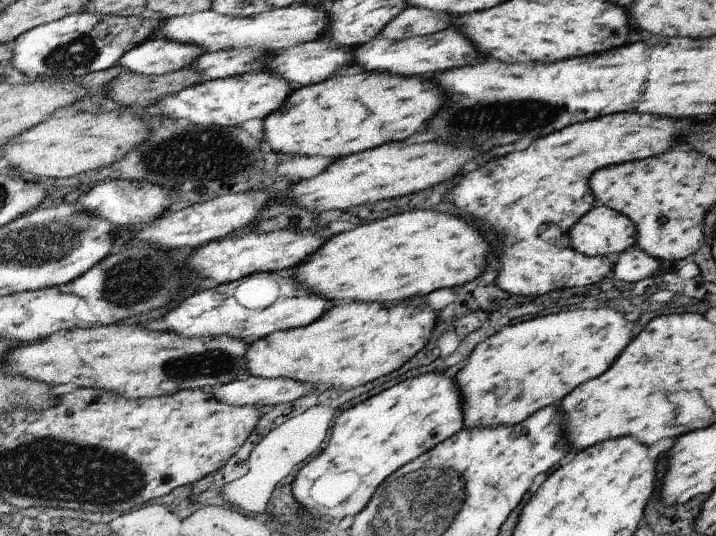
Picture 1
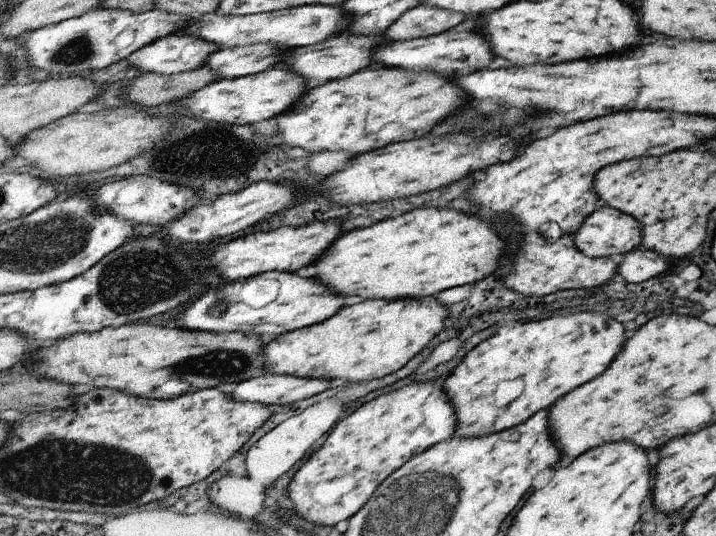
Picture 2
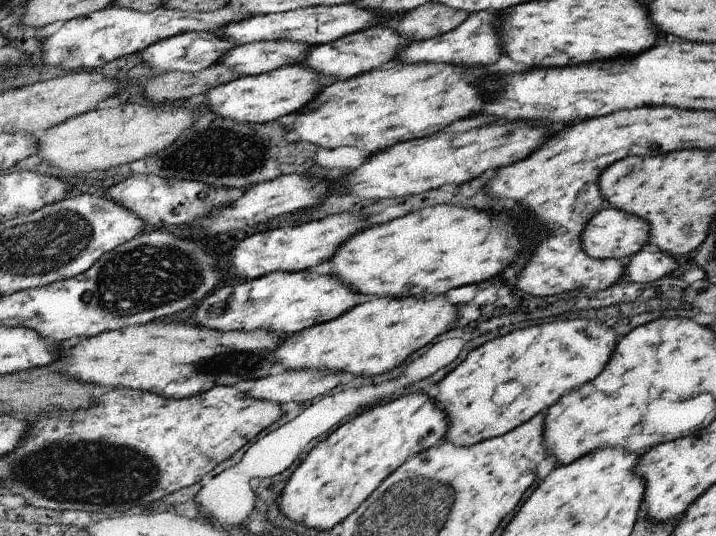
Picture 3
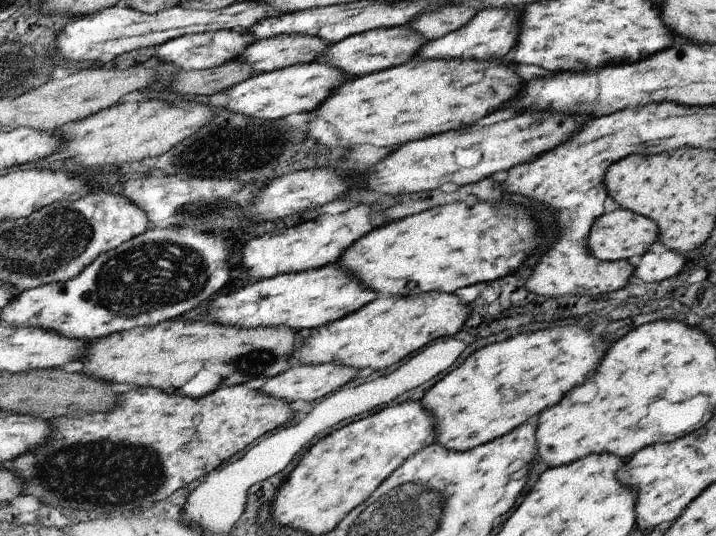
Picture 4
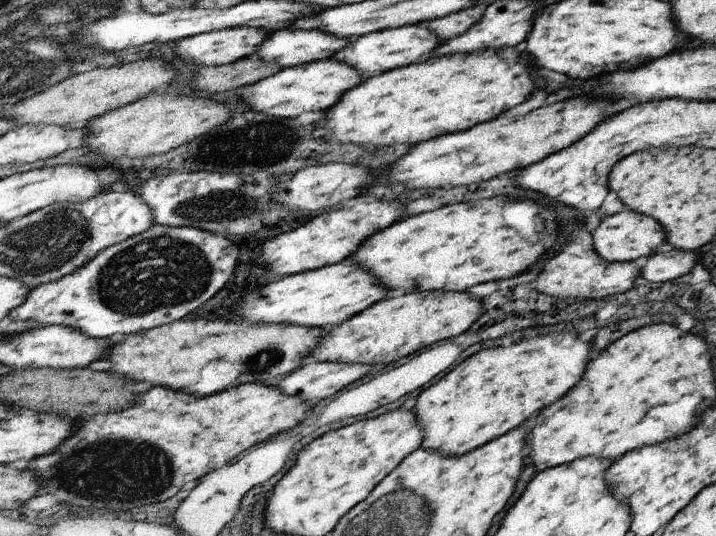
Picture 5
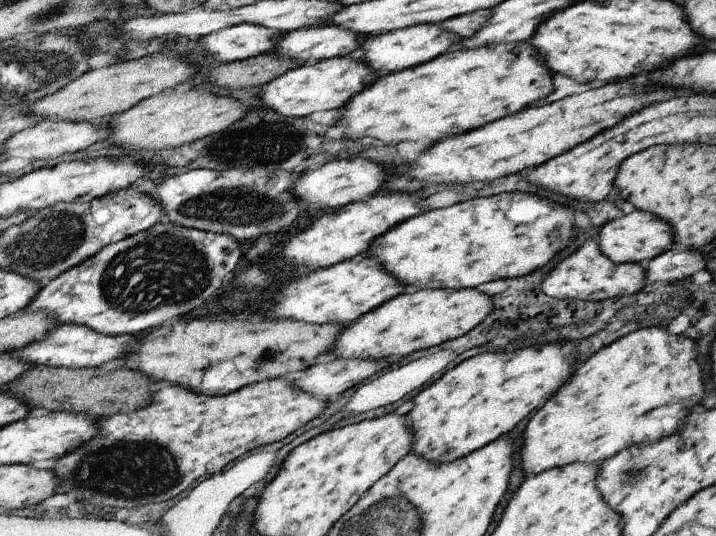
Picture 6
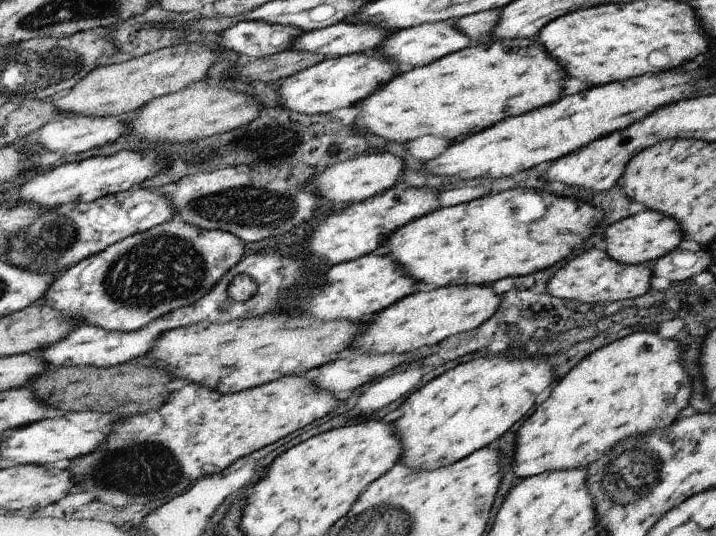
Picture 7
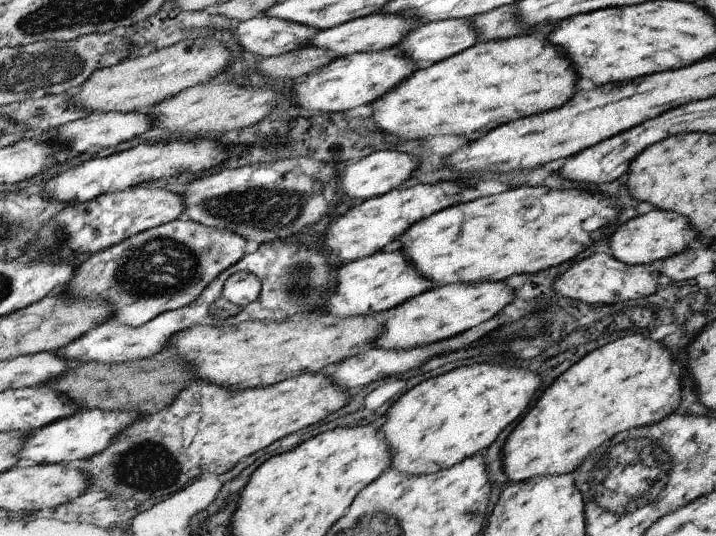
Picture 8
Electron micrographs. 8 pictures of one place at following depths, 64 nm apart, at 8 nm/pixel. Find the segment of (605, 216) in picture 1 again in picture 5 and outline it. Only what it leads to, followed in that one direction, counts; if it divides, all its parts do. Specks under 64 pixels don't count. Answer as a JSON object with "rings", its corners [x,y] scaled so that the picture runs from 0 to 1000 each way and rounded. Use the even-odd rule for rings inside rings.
{"rings":[[[887,394],[856,397],[846,403],[839,414],[832,414],[825,437],[830,468],[846,489],[866,491],[884,487],[895,478],[915,472],[920,455],[932,453],[930,437],[923,418],[912,405]]]}

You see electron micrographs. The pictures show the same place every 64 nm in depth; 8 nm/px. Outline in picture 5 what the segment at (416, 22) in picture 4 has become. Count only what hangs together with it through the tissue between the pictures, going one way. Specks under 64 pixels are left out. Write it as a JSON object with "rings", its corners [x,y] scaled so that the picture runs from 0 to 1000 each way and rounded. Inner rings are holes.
{"rings":[[[666,7],[603,39],[594,39],[592,45],[610,67],[623,75],[645,65],[658,47],[669,41],[676,28],[676,19],[675,7]]]}

